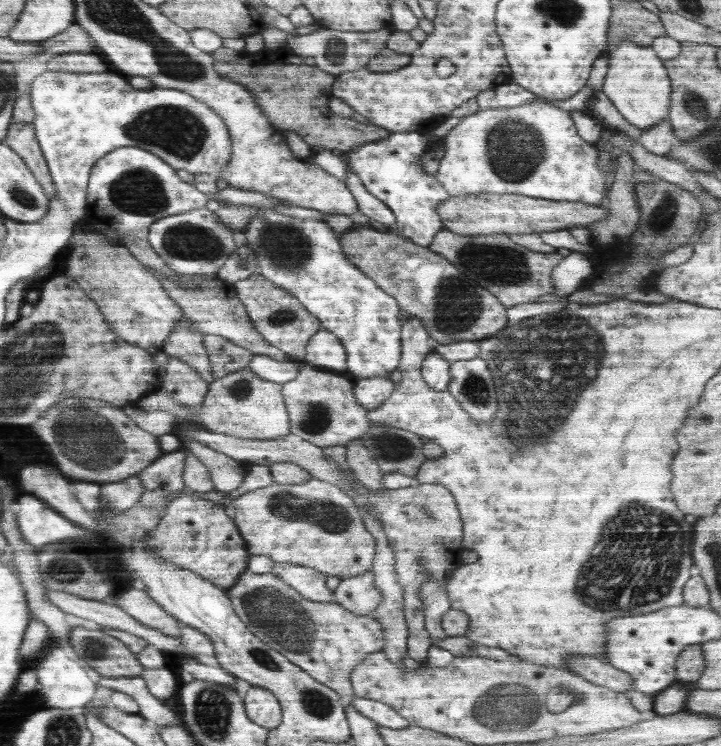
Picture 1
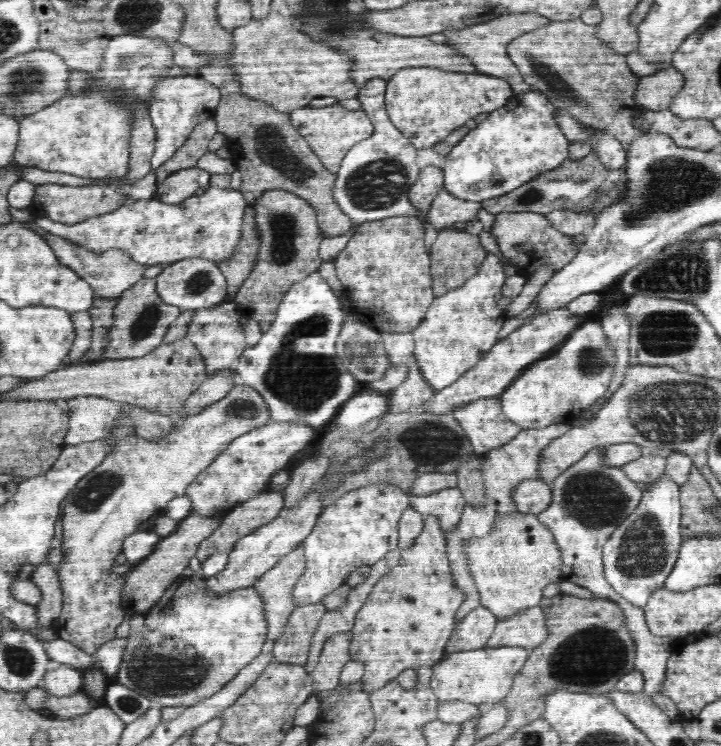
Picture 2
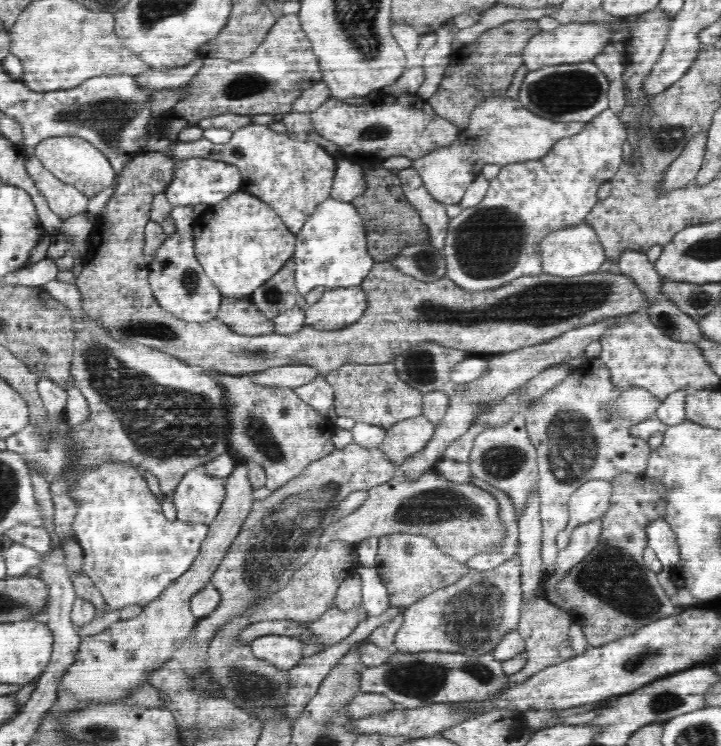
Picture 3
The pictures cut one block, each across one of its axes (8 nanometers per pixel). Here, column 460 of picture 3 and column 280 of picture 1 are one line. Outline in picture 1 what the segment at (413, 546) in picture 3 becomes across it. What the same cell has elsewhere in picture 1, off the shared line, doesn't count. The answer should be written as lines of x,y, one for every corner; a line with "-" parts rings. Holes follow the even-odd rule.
276,563
271,574
278,576
282,582
288,583
288,586
294,588
304,598
314,602
335,601
336,597
326,586
327,576
314,568
307,568
302,565
289,563

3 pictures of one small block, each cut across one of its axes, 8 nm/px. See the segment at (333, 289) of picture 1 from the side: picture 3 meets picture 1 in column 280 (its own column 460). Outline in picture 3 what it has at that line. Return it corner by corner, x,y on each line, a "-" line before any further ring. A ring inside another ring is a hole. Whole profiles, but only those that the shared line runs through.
604,110
586,123
582,132
558,140
543,158
502,167
496,178
489,179
489,188
482,202
463,209
460,216
449,220
443,246
445,276
468,292
482,292
504,286
521,276
544,273
538,244
550,232
585,220
598,201
598,188
609,181
624,164
621,146
625,139
626,130
621,120
614,116
613,111

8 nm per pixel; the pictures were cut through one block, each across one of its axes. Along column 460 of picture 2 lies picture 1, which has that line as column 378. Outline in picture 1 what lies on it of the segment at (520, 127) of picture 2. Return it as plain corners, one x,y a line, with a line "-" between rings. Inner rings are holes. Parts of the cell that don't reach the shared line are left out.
391,132
389,137
362,143
344,153
350,169
359,176
364,188
392,209
397,222
394,232
419,247
427,247
443,229
437,206
449,197
437,178
422,170
420,158
428,139
425,133

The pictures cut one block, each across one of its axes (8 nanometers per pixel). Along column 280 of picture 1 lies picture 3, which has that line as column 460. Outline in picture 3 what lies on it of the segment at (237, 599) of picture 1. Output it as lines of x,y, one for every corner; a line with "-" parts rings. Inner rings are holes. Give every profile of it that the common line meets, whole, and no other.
516,554
512,560
504,562
501,566
488,571
471,572
458,580
456,584
450,584
432,592
418,600
404,610
402,626
397,630
394,640
396,652
457,652
464,656
482,656
492,653
502,638
512,630
517,630
520,618
521,605
523,602
521,591
522,569
520,559

